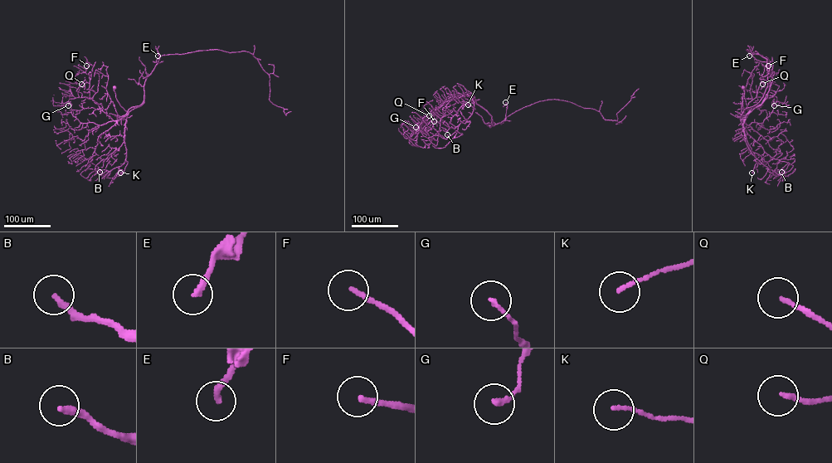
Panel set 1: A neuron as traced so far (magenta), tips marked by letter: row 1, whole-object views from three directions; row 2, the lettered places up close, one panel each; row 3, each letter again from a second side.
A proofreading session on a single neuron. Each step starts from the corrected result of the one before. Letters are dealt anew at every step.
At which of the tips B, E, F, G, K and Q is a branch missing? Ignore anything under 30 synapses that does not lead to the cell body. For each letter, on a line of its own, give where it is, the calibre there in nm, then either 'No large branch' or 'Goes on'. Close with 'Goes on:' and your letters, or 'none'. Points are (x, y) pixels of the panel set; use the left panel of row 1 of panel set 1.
B: Place: (99, 172). Thickness 240 nm. No large branch
E: Place: (158, 56). Thickness 220 nm. No large branch
F: Place: (86, 65). Thickness 190 nm. Goes on
G: Place: (68, 105). Thickness 140 nm. No large branch
K: Place: (120, 173). Thickness 140 nm. No large branch
Q: Place: (81, 84). Thickness 160 nm. No large branch
Goes on: F

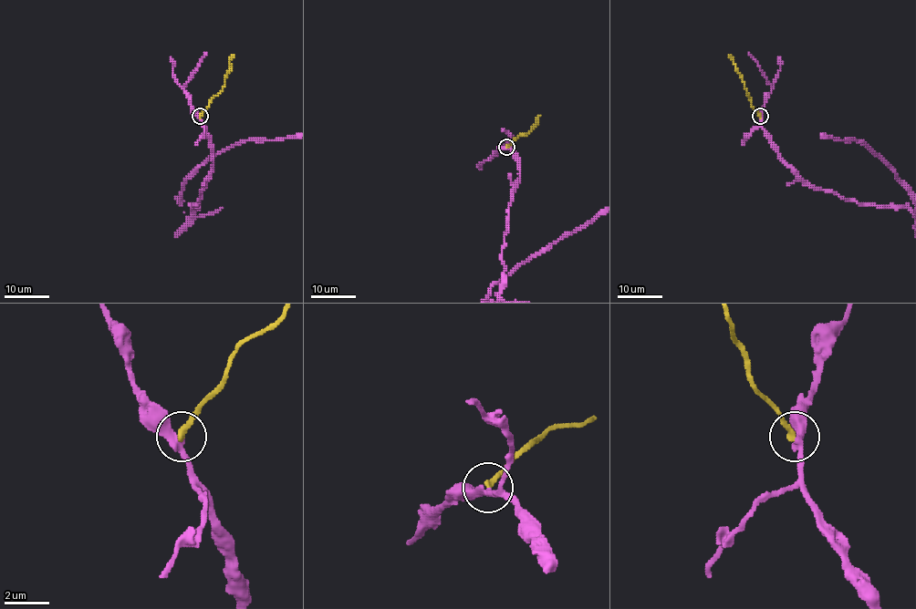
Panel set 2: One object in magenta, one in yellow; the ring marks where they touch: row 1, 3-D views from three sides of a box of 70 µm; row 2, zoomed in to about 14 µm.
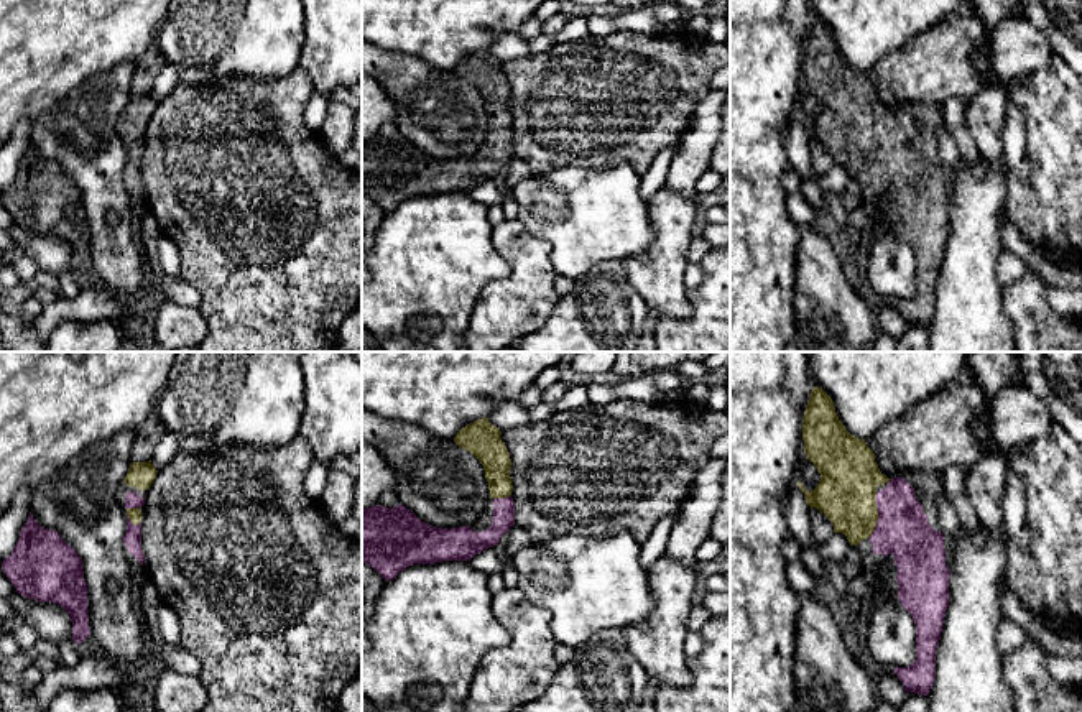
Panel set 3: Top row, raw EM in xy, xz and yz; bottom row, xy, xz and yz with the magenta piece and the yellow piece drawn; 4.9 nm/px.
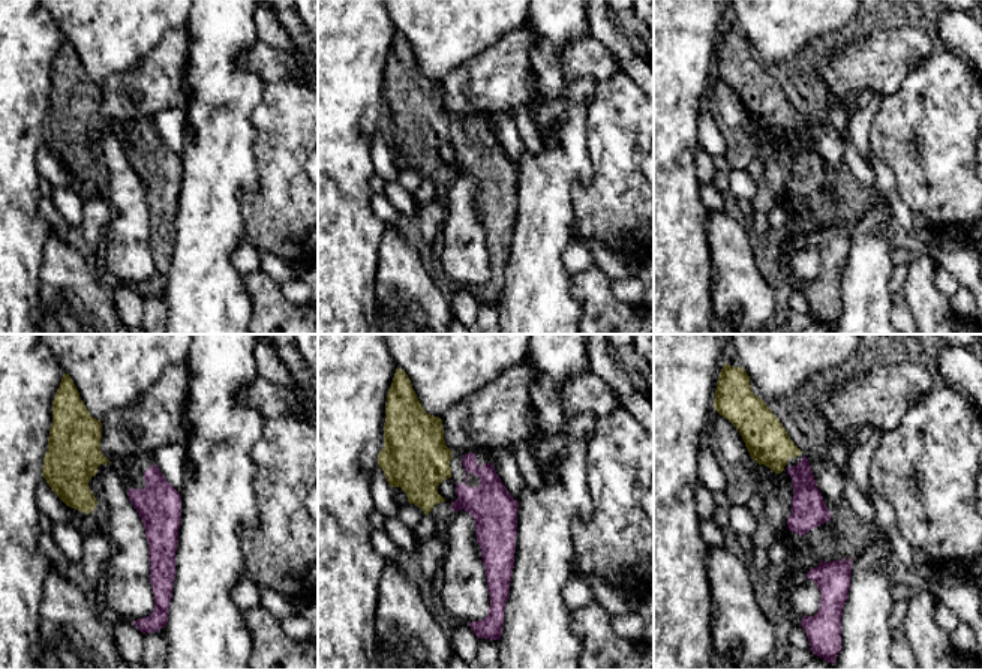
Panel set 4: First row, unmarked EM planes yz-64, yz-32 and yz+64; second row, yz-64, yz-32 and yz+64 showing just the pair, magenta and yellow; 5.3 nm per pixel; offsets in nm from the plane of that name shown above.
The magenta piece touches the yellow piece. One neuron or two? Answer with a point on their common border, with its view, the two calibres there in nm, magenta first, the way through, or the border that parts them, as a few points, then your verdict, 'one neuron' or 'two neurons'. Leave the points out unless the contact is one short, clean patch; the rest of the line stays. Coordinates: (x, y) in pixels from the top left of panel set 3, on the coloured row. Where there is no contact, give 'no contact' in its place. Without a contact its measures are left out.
contact yz (878, 515); calibres 260 and 280 nm; way yz (901, 530), (888, 517), (878, 515), (865, 513), (846, 494); one neuron

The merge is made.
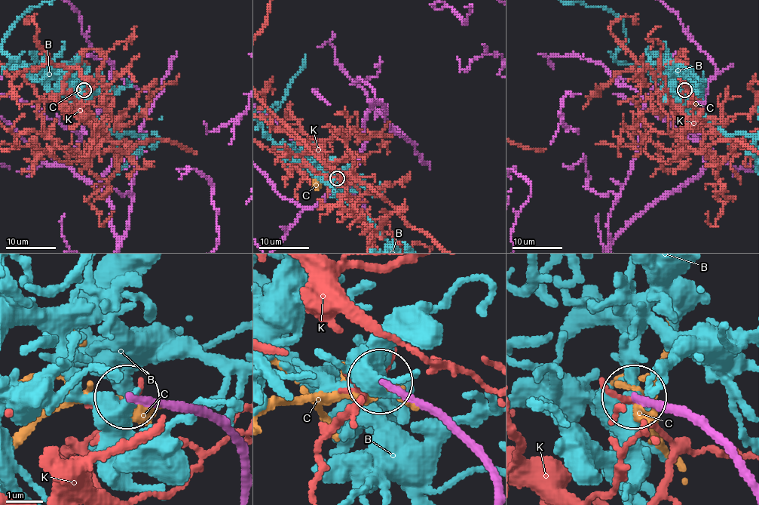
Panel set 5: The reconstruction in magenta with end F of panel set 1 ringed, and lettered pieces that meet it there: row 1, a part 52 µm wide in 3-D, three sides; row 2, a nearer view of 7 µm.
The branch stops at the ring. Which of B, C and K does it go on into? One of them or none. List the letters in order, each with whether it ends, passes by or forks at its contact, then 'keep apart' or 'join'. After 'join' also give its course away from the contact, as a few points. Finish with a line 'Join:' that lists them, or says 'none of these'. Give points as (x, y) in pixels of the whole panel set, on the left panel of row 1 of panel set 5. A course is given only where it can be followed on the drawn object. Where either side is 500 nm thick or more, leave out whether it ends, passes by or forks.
B: it forks; keep apart
C: it ends; keep apart
K: it ends; keep apart
Join: none of these

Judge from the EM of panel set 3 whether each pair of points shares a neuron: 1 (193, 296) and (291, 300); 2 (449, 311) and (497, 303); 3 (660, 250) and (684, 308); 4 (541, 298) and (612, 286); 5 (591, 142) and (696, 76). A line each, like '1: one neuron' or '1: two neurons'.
1: two neurons
2: two neurons
3: one neuron
4: two neurons
5: one neuron

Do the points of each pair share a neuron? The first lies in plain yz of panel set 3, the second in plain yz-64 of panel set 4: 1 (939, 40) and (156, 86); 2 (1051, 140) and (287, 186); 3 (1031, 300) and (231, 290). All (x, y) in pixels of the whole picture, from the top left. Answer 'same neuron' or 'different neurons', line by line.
1: same neuron
2: same neuron
3: different neurons

